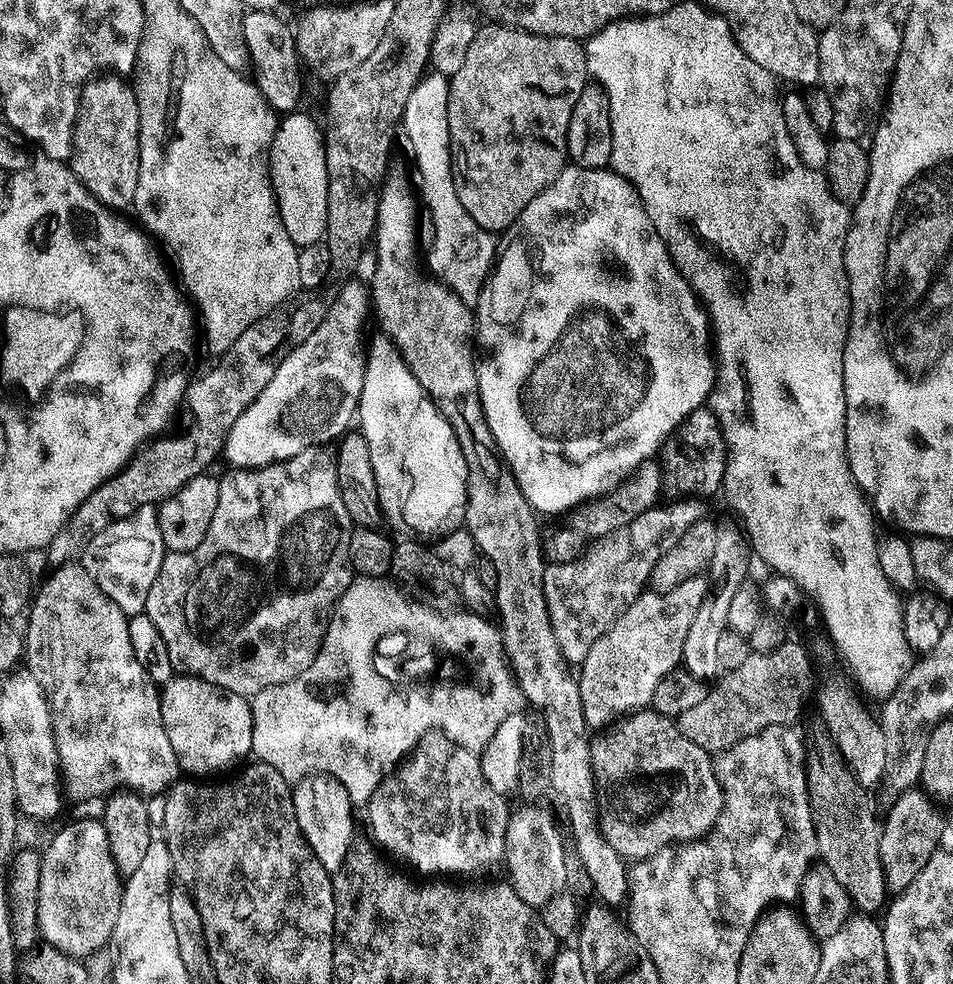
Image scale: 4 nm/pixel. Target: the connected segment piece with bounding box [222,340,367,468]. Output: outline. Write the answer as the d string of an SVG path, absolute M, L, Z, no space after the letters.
M307 340L286 354L282 360L279 359L266 388L249 404L228 432L222 452L233 467L259 468L288 460L304 448L324 446L332 439L335 441L343 437L349 429L347 424L340 424L336 416L344 412L344 404L359 404L365 374L365 368L360 366L365 366L367 356L352 356L352 360L357 360L356 364L352 364L348 356L340 356L340 344L308 344Z

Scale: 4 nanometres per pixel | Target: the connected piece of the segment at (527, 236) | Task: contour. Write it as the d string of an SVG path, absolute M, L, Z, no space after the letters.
M588 170L576 175L580 176L570 177L568 185L560 192L560 208L564 211L560 216L560 237L556 240L557 189L551 187L539 192L512 225L507 237L508 245L499 249L490 278L485 280L474 304L478 348L481 353L484 351L484 362L482 358L478 371L485 421L492 431L496 447L516 477L519 495L528 499L529 506L540 512L564 512L575 504L580 506L611 493L620 479L623 481L637 471L642 461L659 453L664 441L675 433L677 426L690 413L705 407L716 385L716 365L710 351L707 313L686 277L676 268L658 230L654 230L654 222L650 222L650 214L646 214L636 187L626 177L611 170Z

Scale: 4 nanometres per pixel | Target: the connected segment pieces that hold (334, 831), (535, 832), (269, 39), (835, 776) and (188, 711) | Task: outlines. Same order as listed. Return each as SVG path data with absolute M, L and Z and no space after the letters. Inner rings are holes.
M320 774L324 776L305 775L303 778L295 781L292 790L292 801L294 802L294 810L298 814L298 826L302 826L302 834L306 838L306 842L310 846L310 850L314 850L314 854L318 858L318 862L322 862L322 866L328 873L334 873L344 864L344 858L348 853L348 847L354 839L354 805L348 796L348 788L343 782L336 779L331 774Z
M540 806L520 807L524 808L518 809L517 812L515 809L508 818L504 838L504 864L506 869L508 868L508 880L516 891L515 899L521 904L528 905L529 909L536 910L565 887L564 879L568 876L568 866L564 858L564 840L546 809L536 808Z
M251 10L243 13L241 21L242 32L248 43L251 63L256 64L260 71L260 77L254 80L257 88L266 98L268 105L278 114L287 114L297 111L301 107L300 91L304 84L296 77L296 71L301 71L302 61L296 53L295 31L280 16L275 16L275 11L253 12ZM264 56L272 56L267 60Z
M835 747L816 748L807 753L806 764L811 771L808 772L808 801L812 807L813 826L816 831L815 851L820 851L819 859L826 866L830 866L838 882L846 890L846 894L852 899L853 905L861 913L876 914L885 907L886 889L884 887L884 867L880 861L880 833L881 821L872 809L872 800L868 797L869 789L861 784L855 773L838 755Z
M176 674L160 692L162 722L166 726L166 738L174 746L176 763L185 773L196 778L208 778L211 772L220 772L235 760L243 761L252 751L252 706L245 697L227 692L216 684L201 680L193 674Z

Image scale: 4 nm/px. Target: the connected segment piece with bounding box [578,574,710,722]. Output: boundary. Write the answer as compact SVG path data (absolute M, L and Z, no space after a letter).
M704 574L682 582L682 586L669 592L641 591L610 630L590 646L590 654L586 654L578 668L578 683L591 722L608 720L618 712L630 714L651 705L658 684L681 667L690 622L694 622L694 614L698 614L698 606L702 606L709 591L710 580Z

